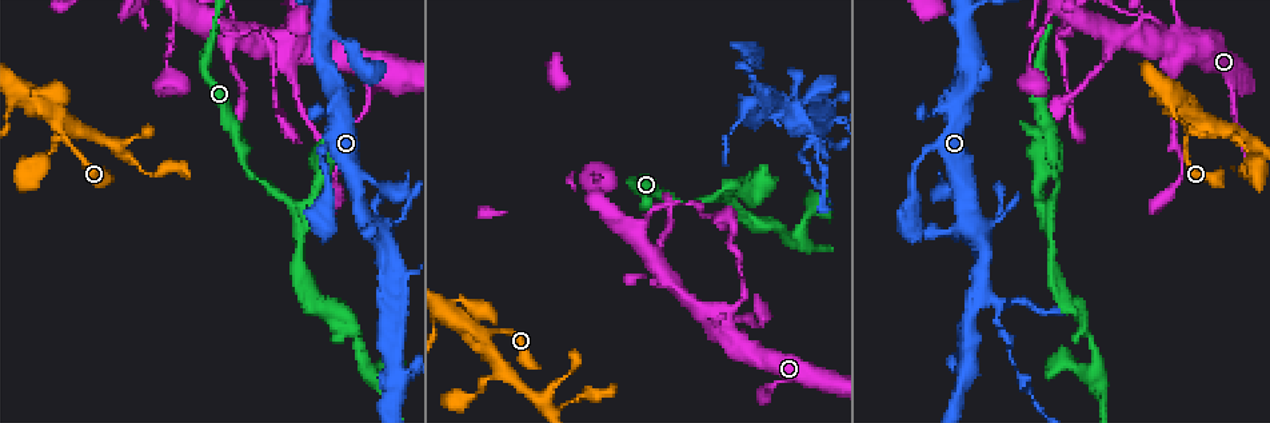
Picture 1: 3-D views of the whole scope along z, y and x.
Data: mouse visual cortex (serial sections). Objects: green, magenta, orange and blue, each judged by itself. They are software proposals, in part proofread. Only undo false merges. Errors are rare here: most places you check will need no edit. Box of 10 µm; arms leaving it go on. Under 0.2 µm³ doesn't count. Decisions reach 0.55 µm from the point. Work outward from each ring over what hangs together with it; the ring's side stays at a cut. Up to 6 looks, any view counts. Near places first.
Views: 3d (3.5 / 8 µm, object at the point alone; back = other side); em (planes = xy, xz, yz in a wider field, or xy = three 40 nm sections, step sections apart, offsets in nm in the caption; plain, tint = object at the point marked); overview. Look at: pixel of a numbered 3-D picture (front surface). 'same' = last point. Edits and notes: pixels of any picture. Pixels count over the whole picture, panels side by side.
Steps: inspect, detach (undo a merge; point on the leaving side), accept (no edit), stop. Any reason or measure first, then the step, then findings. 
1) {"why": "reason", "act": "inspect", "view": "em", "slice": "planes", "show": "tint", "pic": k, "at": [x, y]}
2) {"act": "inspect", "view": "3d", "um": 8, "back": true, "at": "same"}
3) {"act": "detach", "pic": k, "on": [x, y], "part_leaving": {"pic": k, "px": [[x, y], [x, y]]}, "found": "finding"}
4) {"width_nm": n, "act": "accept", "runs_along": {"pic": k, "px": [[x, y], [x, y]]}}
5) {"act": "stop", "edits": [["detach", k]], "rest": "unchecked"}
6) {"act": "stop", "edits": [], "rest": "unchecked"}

{"why": "sharp bend", "act": "inspect", "view": "em", "slice": "xy", "step": 2, "show": "tint", "pic": 1, "at": [1049, 210]}

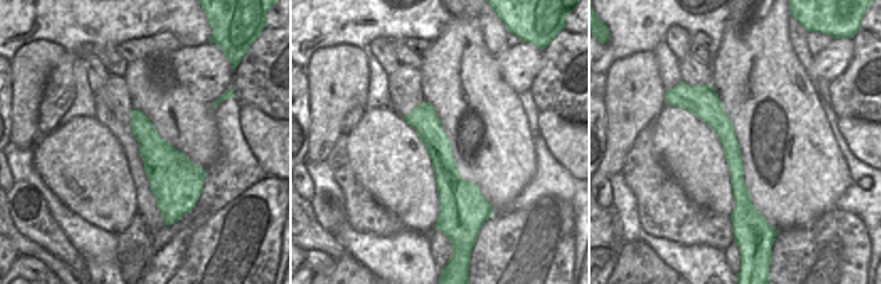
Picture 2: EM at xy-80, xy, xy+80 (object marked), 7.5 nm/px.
{"why": "wider look", "act": "inspect", "view": "3d", "um": 3.5, "at": "same"}

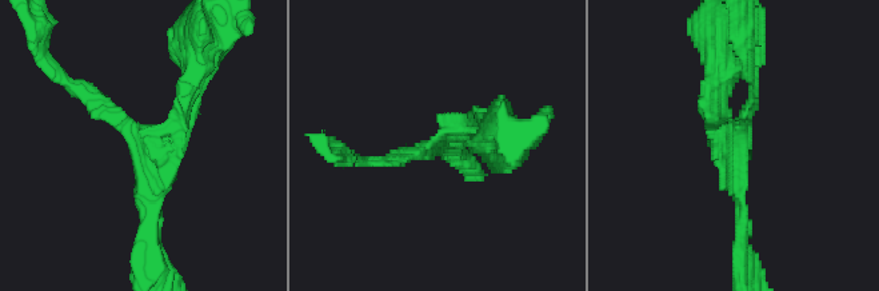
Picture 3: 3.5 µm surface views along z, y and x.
{"arms": 3, "arm_widths_nm": [150, 150, 200], "act": "accept", "runs_along": {"pic": 3, "px": [[75, 90], [128, 130], [152, 232]]}, "found": "one cell here"}

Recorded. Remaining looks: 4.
{"why": "abrupt turn", "act": "inspect", "view": "3d", "um": 3.5, "pic": 1, "at": [1091, 341]}

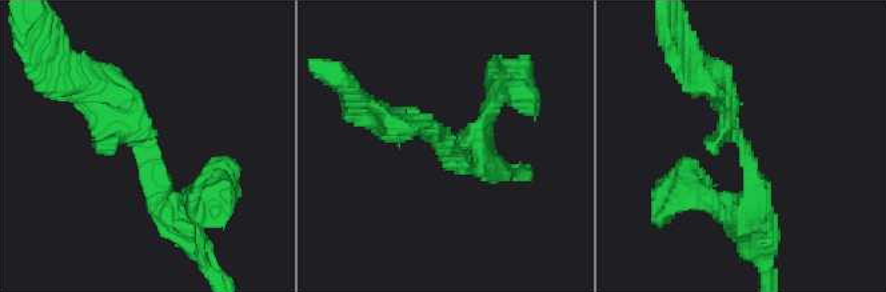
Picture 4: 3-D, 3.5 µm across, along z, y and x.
{"arm_widths_nm": [300, 350], "why": "need the tissue", "act": "inspect", "view": "em", "slice": "planes", "show": "tint", "pic": 4, "at": [743, 152]}

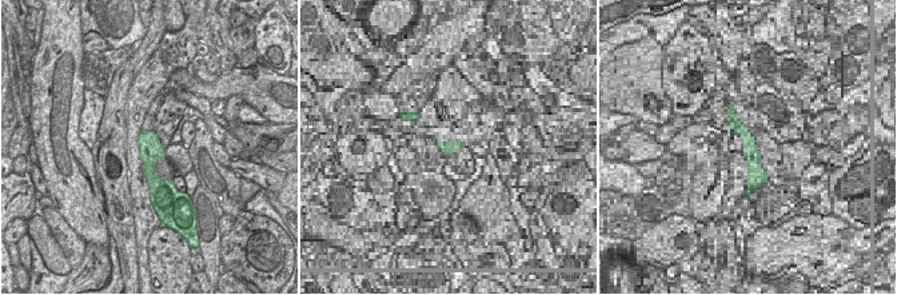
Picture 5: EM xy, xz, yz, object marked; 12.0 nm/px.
{"why": "cut it another way", "act": "inspect", "view": "em", "slice": "xy", "step": 3, "show": "tint", "at": "same"}

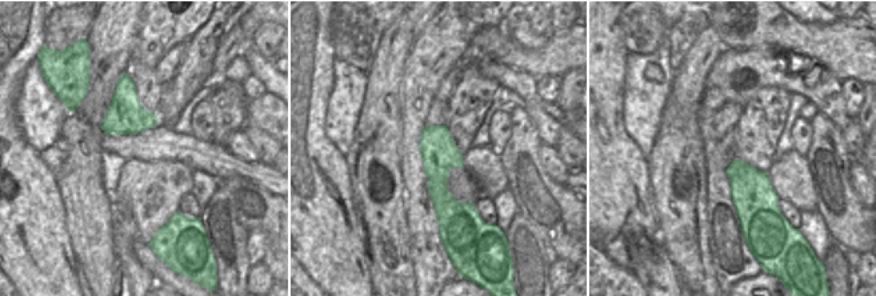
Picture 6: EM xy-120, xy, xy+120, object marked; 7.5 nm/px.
{"act": "accept", "found": "one cell here"}

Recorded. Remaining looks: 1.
{"act": "stop", "edits": [], "rest": "unchecked"}

